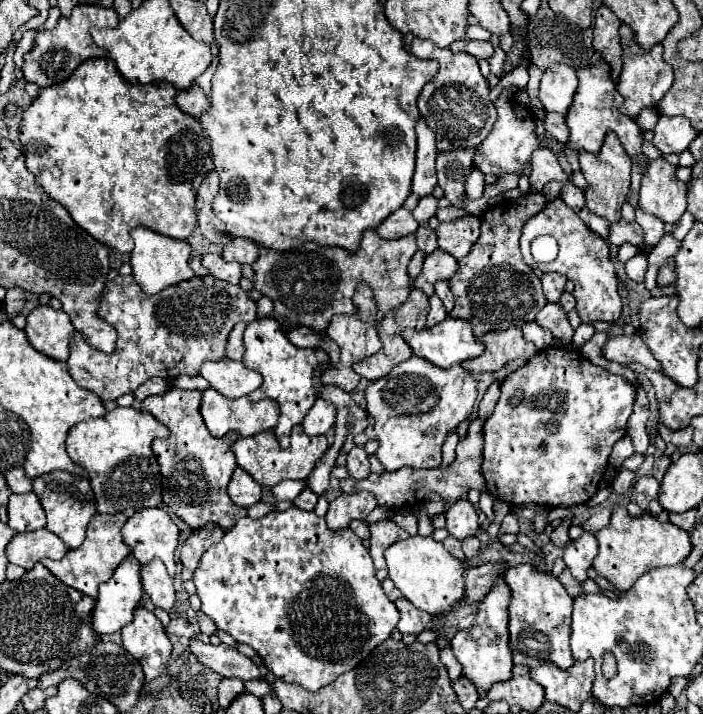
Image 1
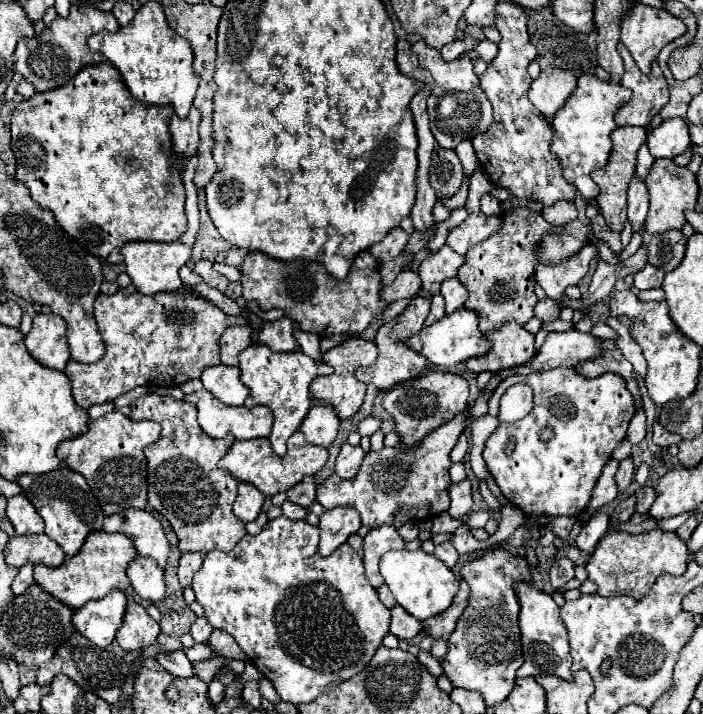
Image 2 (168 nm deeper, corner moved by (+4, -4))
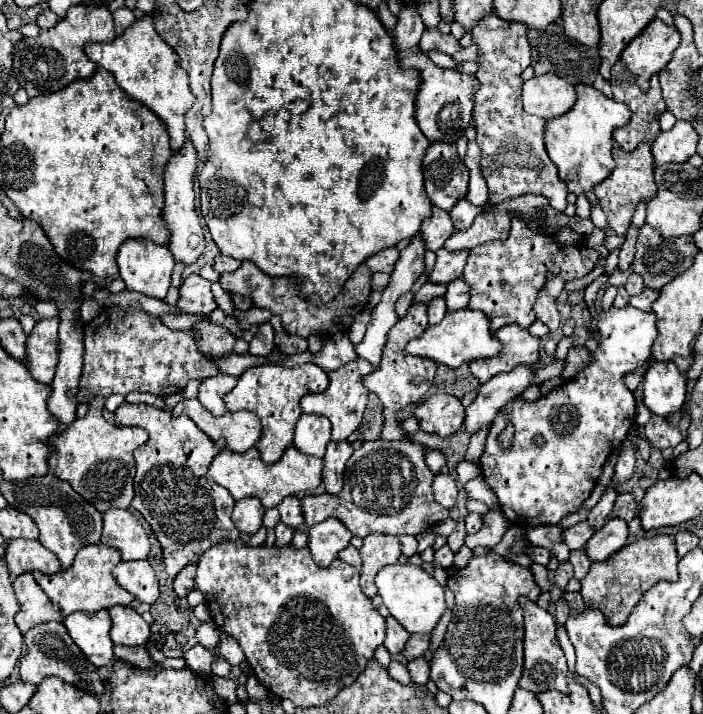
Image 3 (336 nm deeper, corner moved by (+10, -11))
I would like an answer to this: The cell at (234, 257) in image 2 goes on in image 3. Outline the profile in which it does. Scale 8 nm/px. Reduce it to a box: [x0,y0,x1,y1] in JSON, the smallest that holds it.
[214,255,240,275]

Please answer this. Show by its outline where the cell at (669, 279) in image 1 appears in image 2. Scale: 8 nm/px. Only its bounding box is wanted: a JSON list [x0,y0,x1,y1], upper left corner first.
[642,230,686,272]

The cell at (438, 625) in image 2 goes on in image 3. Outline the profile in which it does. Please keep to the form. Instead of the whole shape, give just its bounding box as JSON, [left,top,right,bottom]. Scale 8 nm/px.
[404,635,430,661]

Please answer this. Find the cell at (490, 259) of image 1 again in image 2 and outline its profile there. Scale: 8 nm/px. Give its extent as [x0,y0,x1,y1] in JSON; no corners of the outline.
[458,208,562,332]

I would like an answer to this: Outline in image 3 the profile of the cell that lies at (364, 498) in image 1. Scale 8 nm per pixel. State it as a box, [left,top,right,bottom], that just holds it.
[308,519,352,567]

